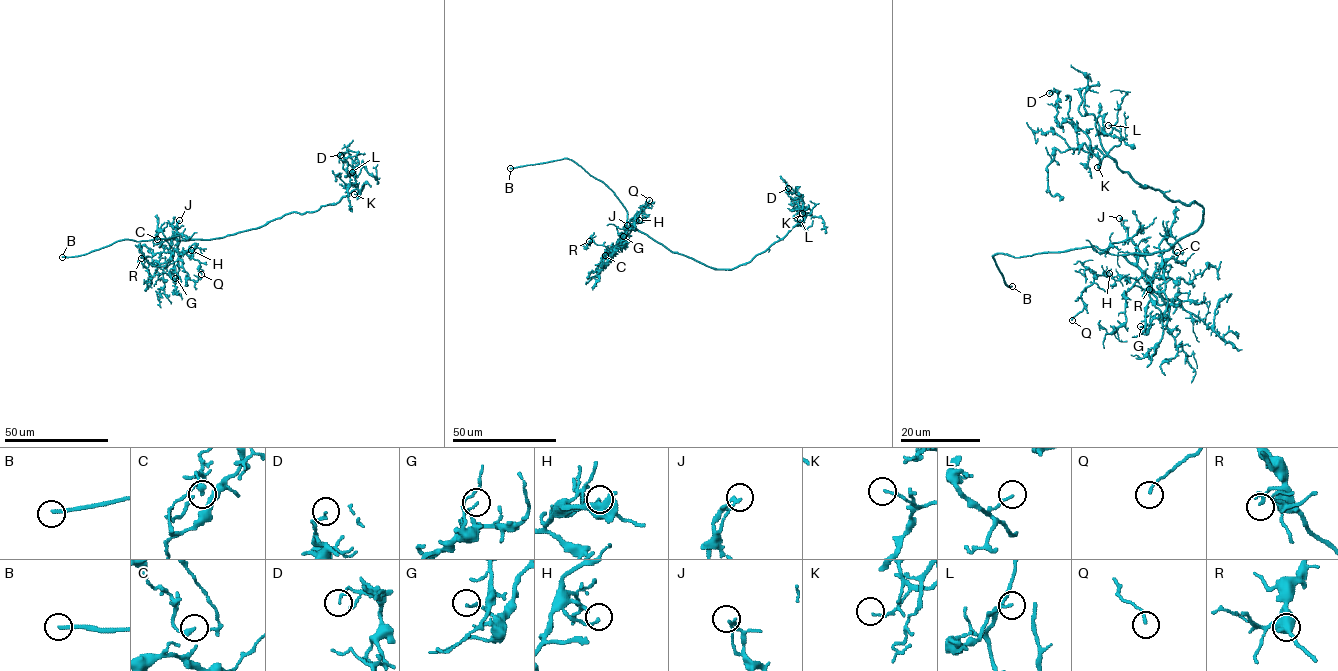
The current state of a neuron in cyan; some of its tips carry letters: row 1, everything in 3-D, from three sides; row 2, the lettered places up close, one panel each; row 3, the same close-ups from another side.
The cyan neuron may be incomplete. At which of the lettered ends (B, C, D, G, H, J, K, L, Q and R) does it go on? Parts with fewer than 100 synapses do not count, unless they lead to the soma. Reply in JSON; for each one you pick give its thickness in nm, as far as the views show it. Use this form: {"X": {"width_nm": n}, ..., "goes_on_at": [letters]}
{"B": {"width_nm": 200}, "goes_on_at": ["B"]}

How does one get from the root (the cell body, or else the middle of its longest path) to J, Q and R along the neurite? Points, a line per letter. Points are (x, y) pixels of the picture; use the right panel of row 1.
J: (1176, 241), (1166, 250), (1124, 254), (1130, 262), (1137, 261), (1139, 249), (1127, 235), (1119, 218)
Q: (1176, 241), (1166, 250), (1124, 254), (1142, 275), (1116, 280), (1097, 275), (1081, 292), (1083, 308), (1072, 320)
R: (1176, 241), (1166, 250), (1123, 255), (1149, 278), (1152, 288), (1165, 304), (1158, 304), (1149, 289)

